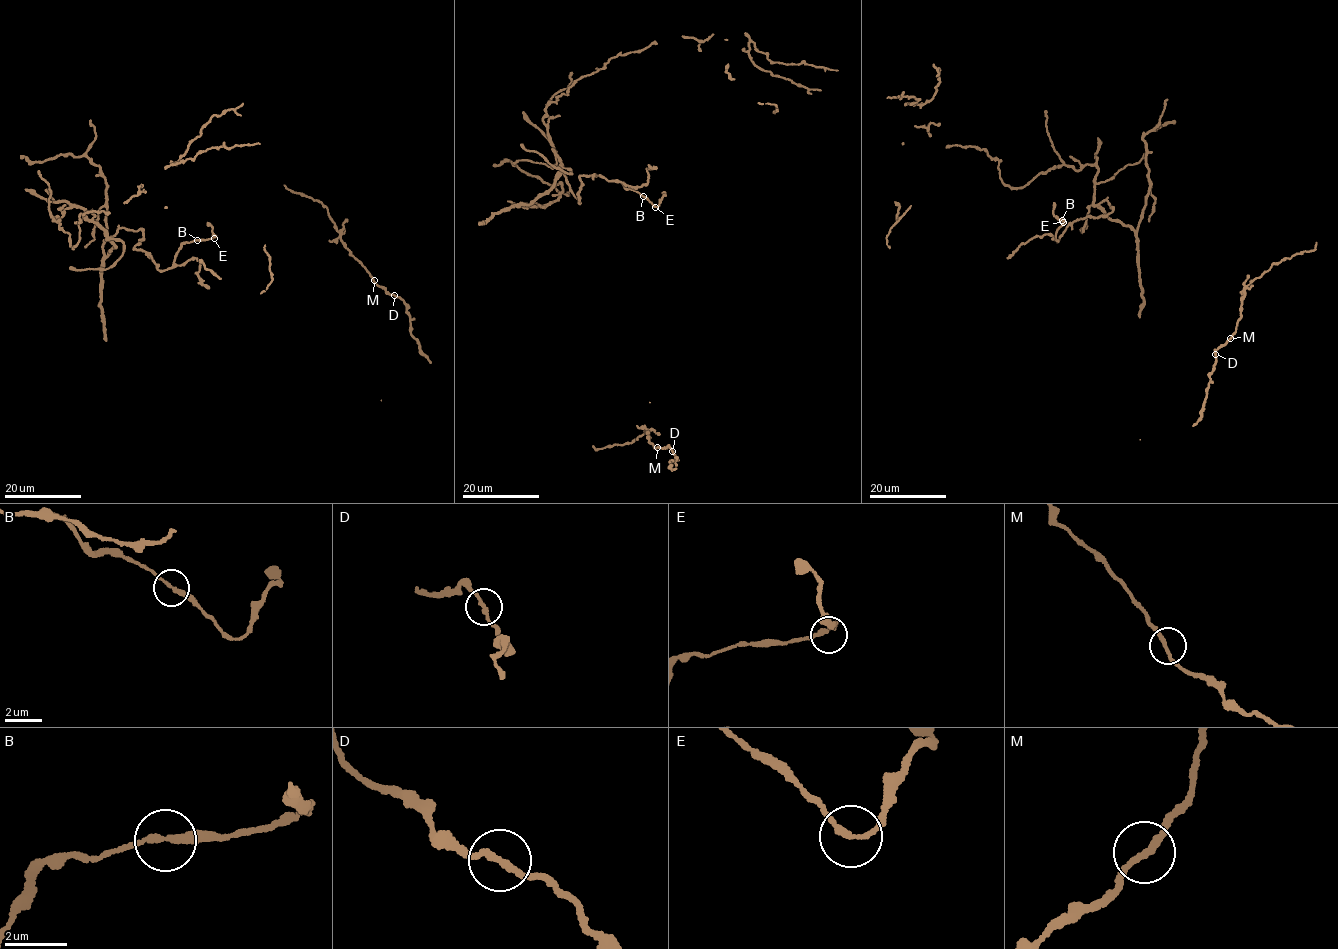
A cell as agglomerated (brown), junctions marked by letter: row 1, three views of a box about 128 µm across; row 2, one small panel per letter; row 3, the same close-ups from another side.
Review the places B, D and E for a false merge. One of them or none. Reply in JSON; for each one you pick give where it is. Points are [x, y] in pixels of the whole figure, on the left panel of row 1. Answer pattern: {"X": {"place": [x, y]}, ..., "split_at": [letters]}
{"split_at": []}

